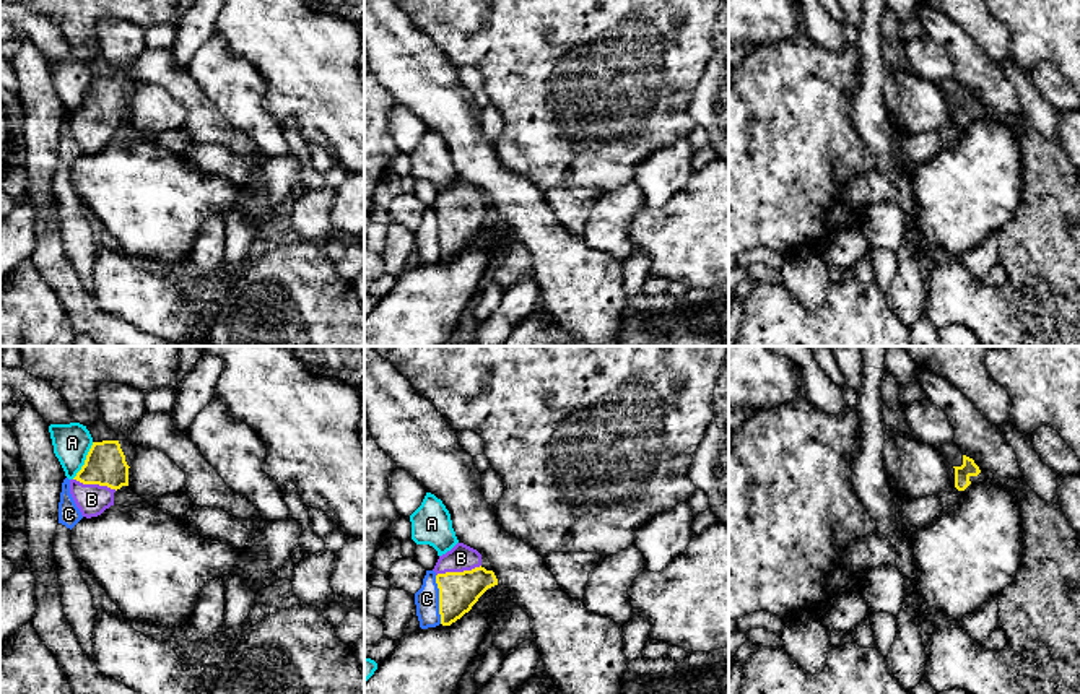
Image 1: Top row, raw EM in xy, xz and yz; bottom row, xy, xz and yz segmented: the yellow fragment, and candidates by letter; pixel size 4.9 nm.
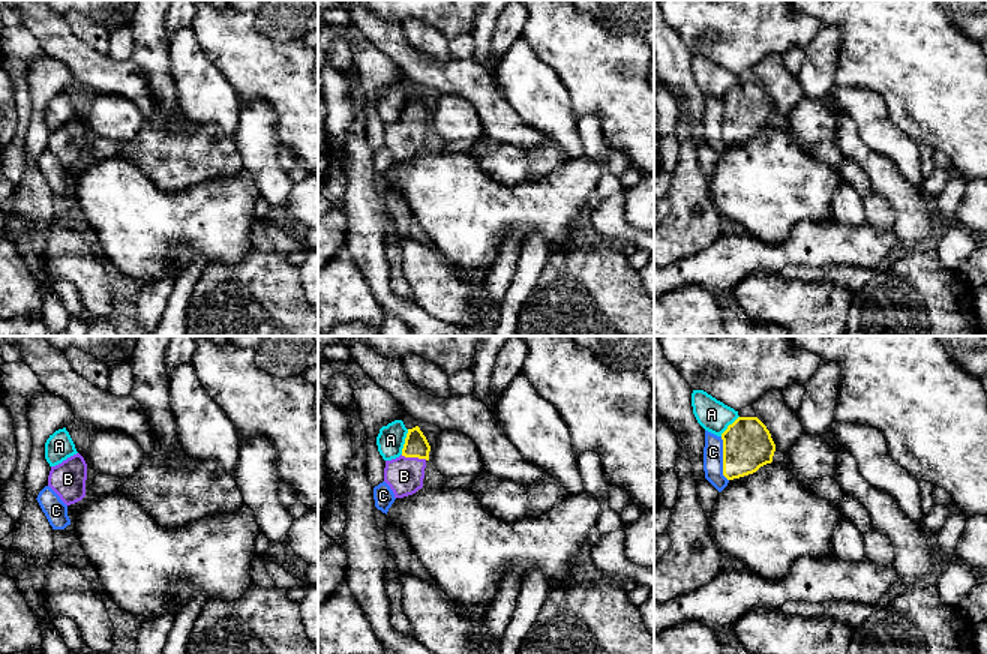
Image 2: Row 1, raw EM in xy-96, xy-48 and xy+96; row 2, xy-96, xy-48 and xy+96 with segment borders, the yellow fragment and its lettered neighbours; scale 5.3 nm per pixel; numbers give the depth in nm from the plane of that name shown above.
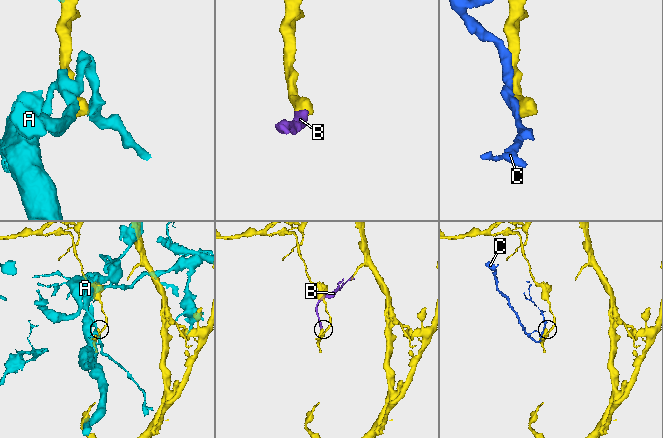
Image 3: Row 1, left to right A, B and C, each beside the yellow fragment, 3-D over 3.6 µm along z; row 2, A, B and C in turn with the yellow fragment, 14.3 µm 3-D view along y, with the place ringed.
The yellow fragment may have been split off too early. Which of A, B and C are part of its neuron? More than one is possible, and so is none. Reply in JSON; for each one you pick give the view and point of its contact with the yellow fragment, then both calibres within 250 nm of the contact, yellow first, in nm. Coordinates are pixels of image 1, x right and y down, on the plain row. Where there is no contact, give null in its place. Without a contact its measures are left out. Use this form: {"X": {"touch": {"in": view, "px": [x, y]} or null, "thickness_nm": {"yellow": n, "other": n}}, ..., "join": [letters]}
{"B": {"touch": {"in": "xz", "px": [457, 208]}, "thickness_nm": {"yellow": 190, "other": 130}}, "join": ["B"]}

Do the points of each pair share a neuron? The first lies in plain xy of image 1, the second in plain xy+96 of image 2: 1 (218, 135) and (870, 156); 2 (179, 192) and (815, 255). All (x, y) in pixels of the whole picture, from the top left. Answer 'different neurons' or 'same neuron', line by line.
1: same neuron
2: different neurons

